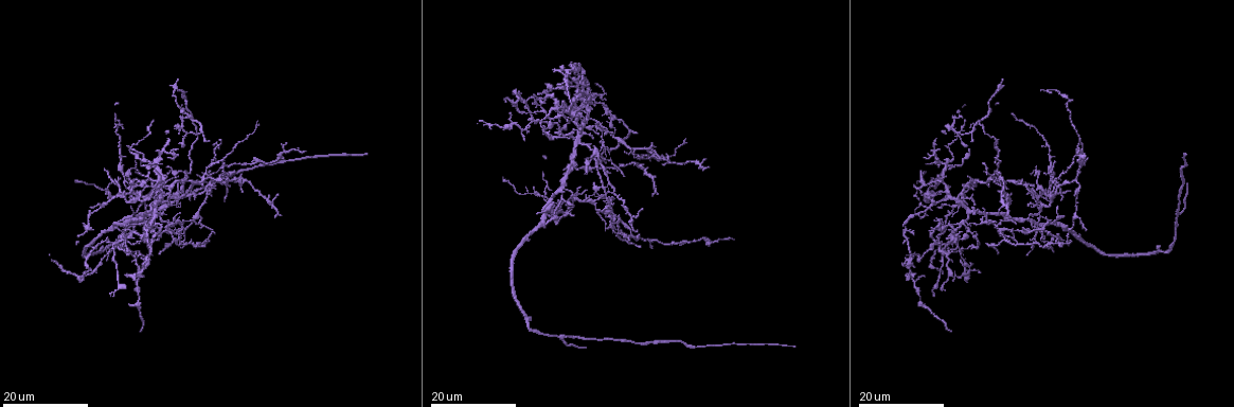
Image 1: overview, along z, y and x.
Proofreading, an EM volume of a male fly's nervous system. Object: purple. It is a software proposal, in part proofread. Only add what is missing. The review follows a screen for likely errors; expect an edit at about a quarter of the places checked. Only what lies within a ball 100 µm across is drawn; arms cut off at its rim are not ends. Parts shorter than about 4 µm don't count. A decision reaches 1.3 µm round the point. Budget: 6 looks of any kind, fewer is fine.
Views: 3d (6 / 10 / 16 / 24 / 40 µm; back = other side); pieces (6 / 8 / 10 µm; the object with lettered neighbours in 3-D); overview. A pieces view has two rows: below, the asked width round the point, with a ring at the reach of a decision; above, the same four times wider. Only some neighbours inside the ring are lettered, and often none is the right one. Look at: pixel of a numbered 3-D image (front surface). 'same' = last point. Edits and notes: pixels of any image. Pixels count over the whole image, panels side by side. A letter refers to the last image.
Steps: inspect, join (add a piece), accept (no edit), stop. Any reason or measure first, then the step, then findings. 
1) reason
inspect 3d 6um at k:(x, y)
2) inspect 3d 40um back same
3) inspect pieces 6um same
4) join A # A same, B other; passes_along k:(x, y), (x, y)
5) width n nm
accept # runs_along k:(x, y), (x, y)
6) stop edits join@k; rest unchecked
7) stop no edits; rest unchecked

branch stops here
inspect 3d 24um at 1:(593, 147)

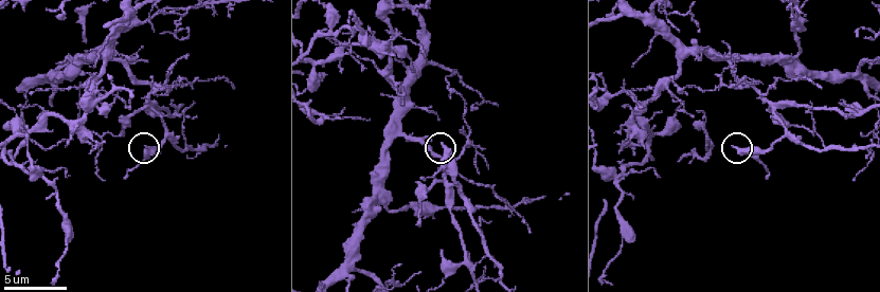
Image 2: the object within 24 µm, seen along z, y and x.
inspect pieces 6um at 2:(145, 146)

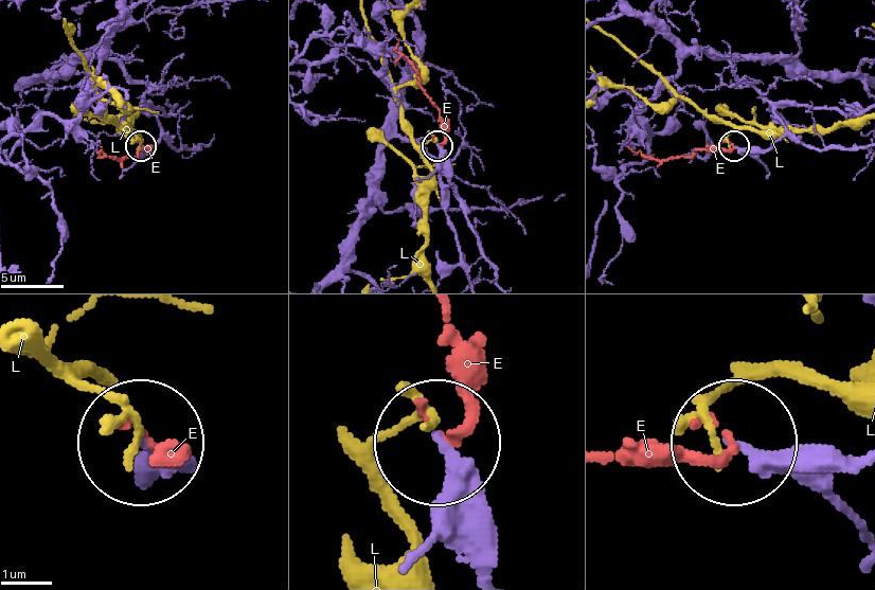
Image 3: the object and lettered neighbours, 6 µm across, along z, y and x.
accept # E other, L other; runs_along 3:(854, 456), (732, 447); none of them fits

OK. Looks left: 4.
tapers out
inspect 3d 16um at 1:(568, 109)

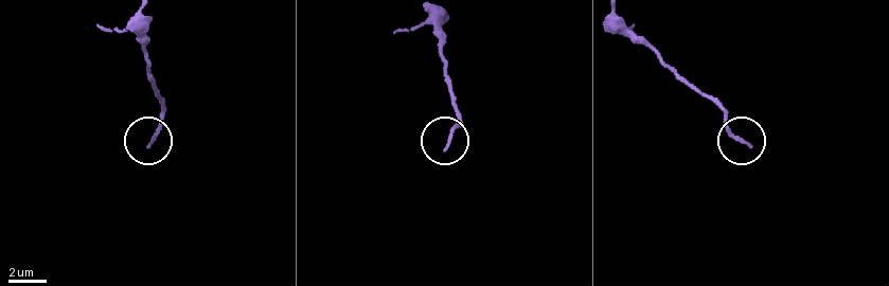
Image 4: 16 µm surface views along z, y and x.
inspect pieces 10um at 4:(150, 146)

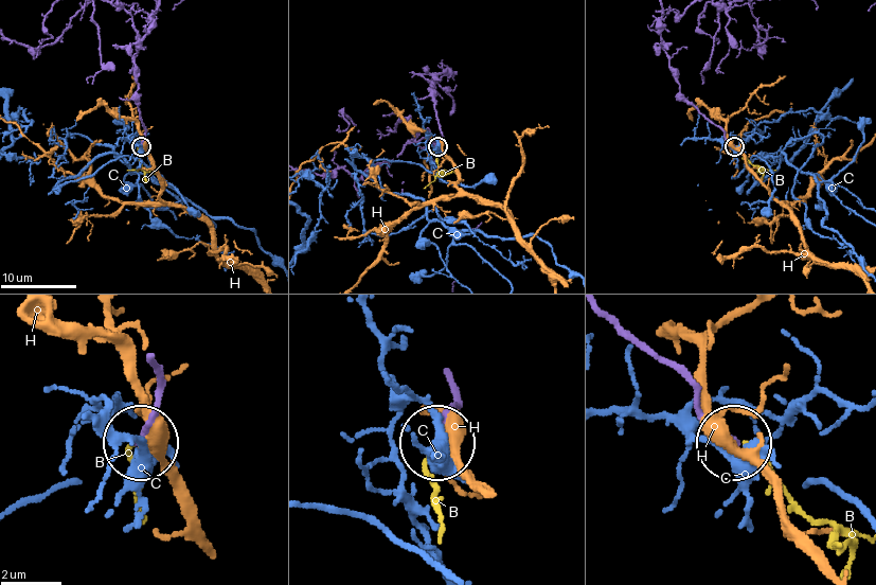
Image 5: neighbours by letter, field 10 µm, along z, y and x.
join B # B same, C other, H other; it goes on there

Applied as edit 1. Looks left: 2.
stop edits join@5; rest unchecked

